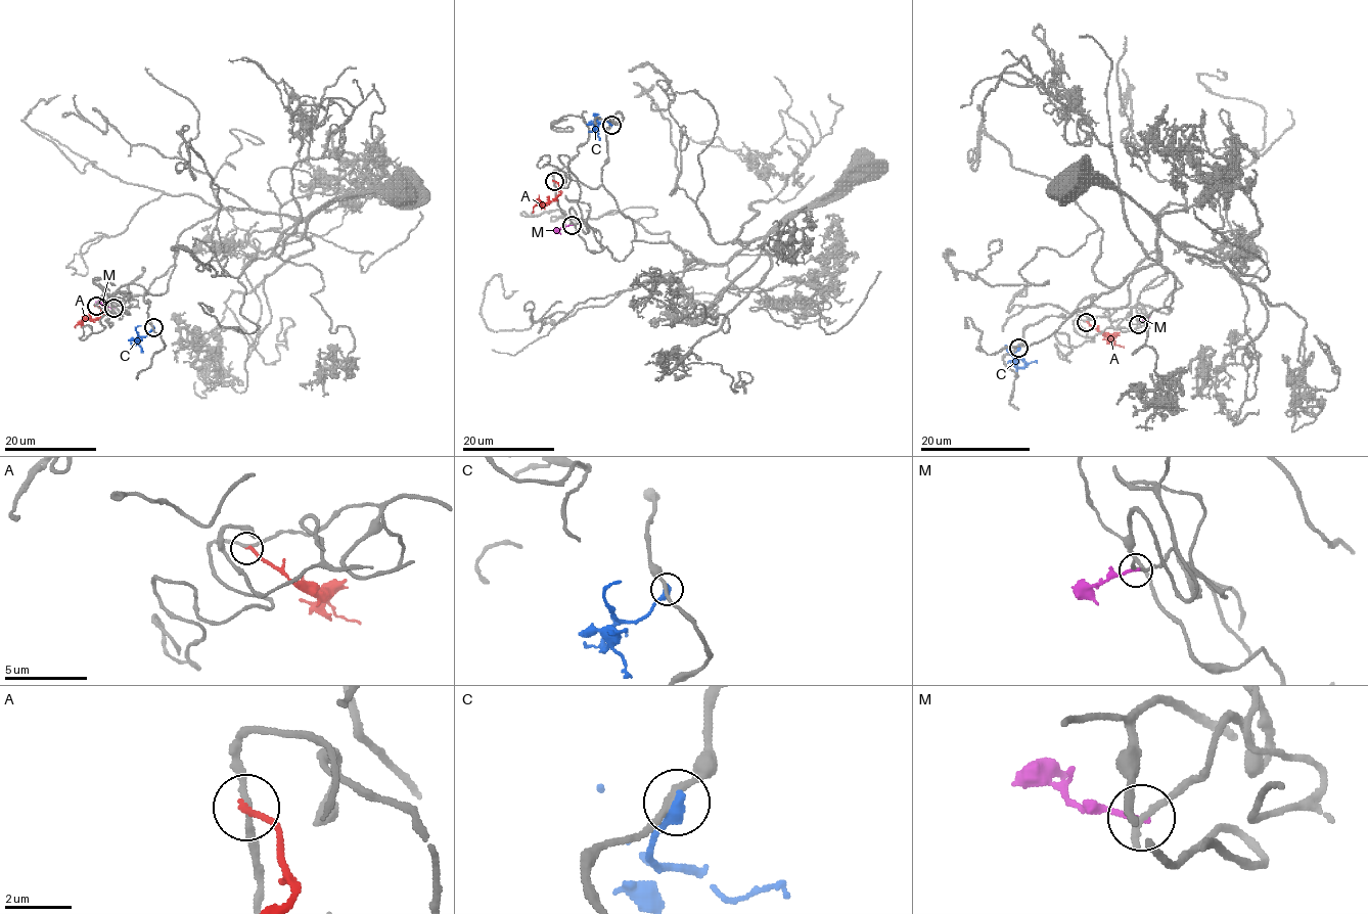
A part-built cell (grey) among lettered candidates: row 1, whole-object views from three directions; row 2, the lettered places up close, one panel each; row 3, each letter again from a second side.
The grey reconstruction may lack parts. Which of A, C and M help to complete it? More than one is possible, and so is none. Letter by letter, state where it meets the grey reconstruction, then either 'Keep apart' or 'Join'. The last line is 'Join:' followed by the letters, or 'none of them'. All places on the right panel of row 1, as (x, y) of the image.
A: Touches grey at (1086, 322). Keep apart
C: Touches grey at (1018, 348). Join
M: Touches grey at (1138, 324). Keep apart
Join: C

